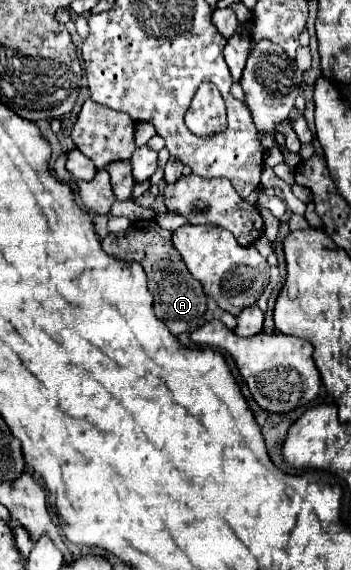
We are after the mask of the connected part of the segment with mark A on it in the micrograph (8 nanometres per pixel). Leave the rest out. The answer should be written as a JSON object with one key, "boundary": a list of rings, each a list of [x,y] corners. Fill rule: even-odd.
{"boundary":[[[137,220],[131,222],[123,234],[109,234],[101,246],[105,252],[117,252],[117,258],[125,262],[139,262],[143,266],[147,274],[147,286],[155,298],[155,314],[175,336],[181,332],[193,332],[203,324],[203,314],[207,308],[203,288],[197,280],[193,280],[193,276],[189,276],[185,264],[181,264],[181,256],[173,252],[169,230],[163,230],[155,220]]]}

